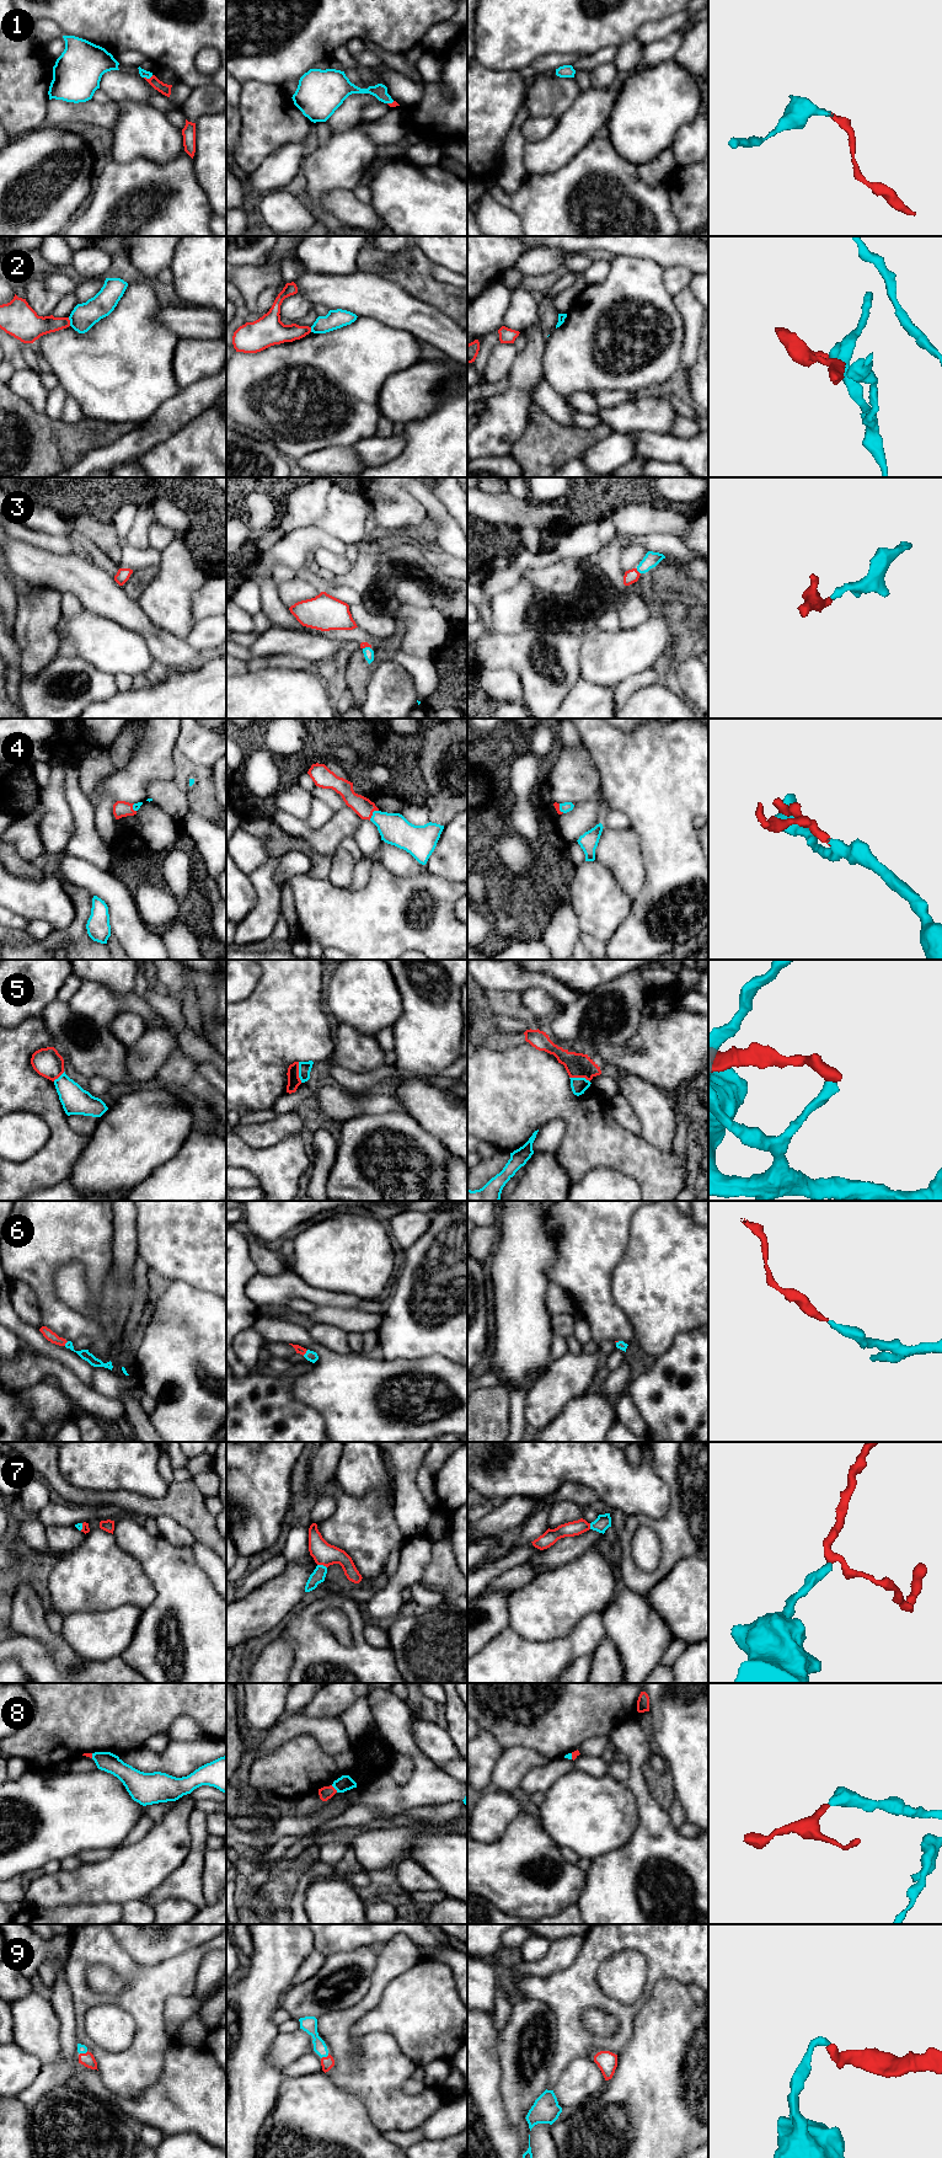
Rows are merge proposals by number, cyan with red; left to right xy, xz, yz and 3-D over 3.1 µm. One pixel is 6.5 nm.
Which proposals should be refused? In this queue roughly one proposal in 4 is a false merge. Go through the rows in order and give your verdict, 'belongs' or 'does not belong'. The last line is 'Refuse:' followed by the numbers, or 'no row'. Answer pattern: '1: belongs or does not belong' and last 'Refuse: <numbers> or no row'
1: belongs
2: does not belong
3: belongs
4: belongs
5: does not belong
6: belongs
7: belongs
8: belongs
9: belongs
Refuse: 2, 5

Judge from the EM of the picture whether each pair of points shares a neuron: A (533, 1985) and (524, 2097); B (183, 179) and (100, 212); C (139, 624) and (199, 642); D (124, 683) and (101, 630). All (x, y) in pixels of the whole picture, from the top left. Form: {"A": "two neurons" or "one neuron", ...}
{"A": "two neurons", "B": "one neuron", "C": "two neurons", "D": "two neurons"}

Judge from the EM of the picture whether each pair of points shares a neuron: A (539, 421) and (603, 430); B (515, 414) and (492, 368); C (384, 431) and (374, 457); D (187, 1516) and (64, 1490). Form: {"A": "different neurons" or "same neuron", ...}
{"A": "same neuron", "B": "different neurons", "C": "different neurons", "D": "same neuron"}

